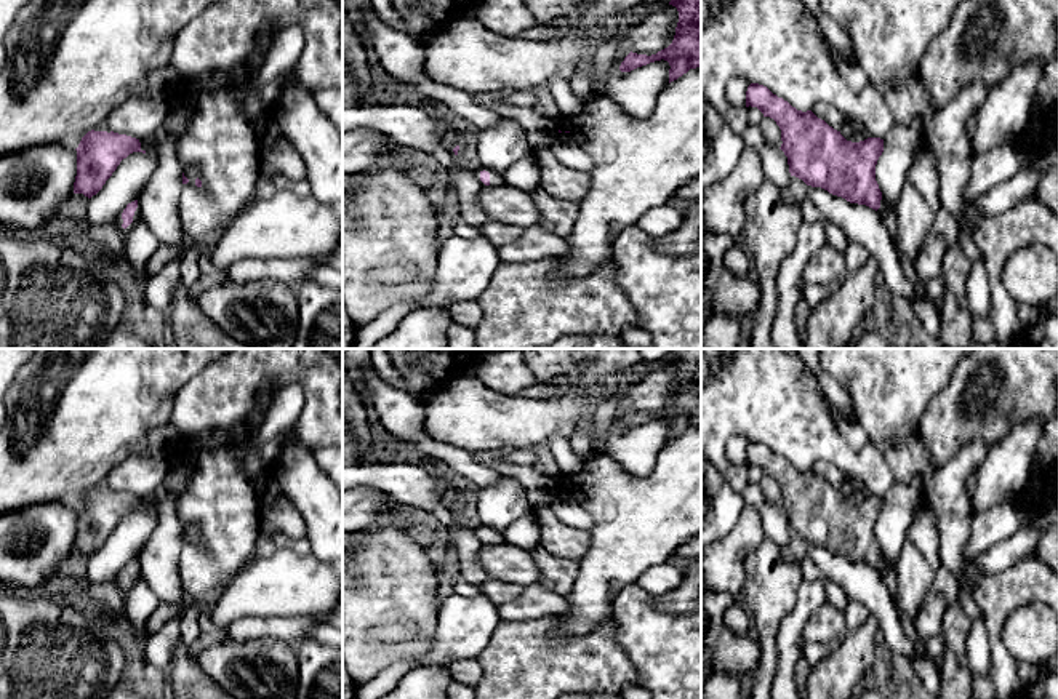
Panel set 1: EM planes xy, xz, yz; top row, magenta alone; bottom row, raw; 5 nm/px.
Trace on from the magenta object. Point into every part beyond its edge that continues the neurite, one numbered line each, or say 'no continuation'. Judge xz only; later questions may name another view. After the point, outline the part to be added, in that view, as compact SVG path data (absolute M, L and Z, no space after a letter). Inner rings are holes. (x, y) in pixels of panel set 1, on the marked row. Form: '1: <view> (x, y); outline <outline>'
1: xz (495, 179); outline M482 165L474 171L474 174L475 174L475 178L477 178L479 181L480 181L480 173L482 173L483 170L490 173L490 187L504 184L504 179L503 179L501 174L498 174L498 173L495 173L495 171L491 171L491 170L487 170L487 168L482 166ZM480 181L480 182L482 182L482 181ZM482 182L482 184L483 184L483 182ZM483 184L483 186L485 186L485 184Z

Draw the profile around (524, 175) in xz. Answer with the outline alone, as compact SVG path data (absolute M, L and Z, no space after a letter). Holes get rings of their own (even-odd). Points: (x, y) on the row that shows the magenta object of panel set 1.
M535 154L511 165L503 174L503 179L504 184L533 195L535 190L539 189L539 166Z

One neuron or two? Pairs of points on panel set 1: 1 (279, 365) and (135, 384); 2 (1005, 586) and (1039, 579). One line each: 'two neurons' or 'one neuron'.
1: two neurons
2: one neuron

